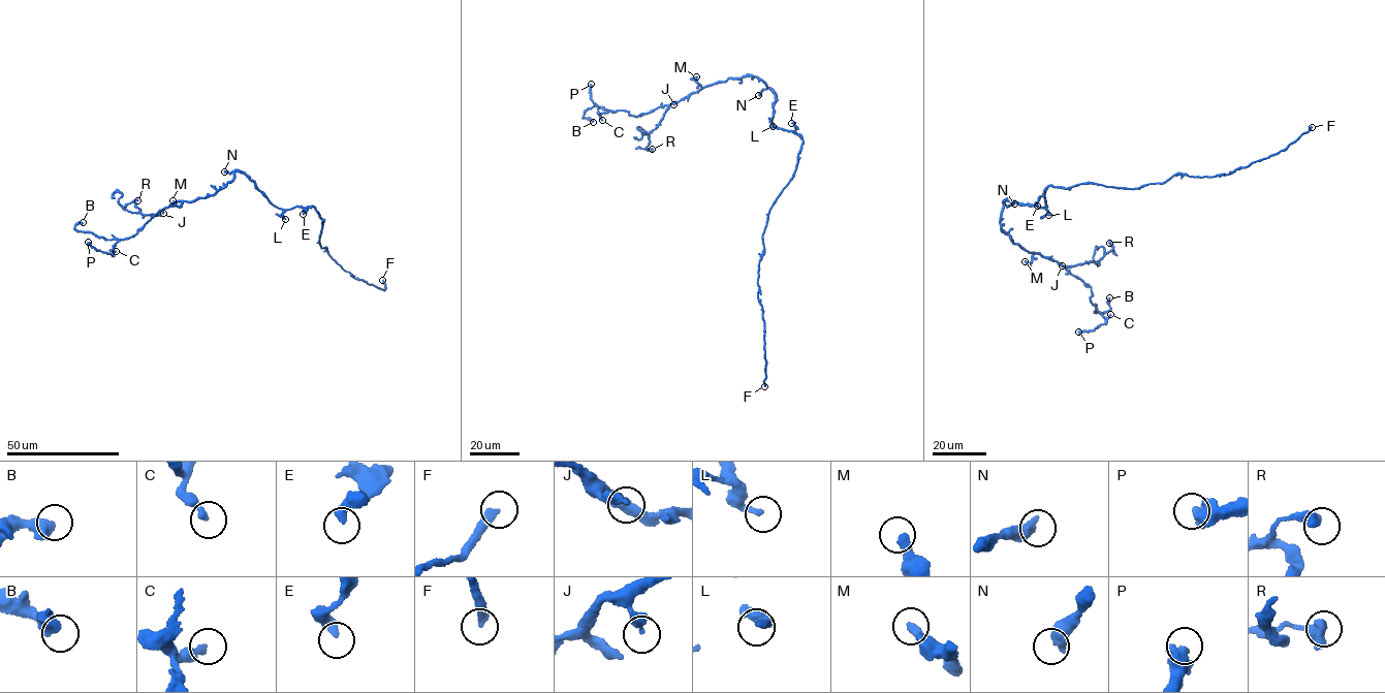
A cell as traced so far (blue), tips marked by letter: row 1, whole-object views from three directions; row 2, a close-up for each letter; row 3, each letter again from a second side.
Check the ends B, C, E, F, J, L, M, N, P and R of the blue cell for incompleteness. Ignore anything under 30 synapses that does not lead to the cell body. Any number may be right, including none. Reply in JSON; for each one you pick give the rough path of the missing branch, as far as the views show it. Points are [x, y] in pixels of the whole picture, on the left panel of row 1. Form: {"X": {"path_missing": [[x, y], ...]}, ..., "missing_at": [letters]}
{"F": {"path_missing": [[382, 280], [374, 270], [364, 270], [334, 248], [333, 239], [358, 205], [346, 207], [281, 169]]}, "missing_at": ["F"]}

